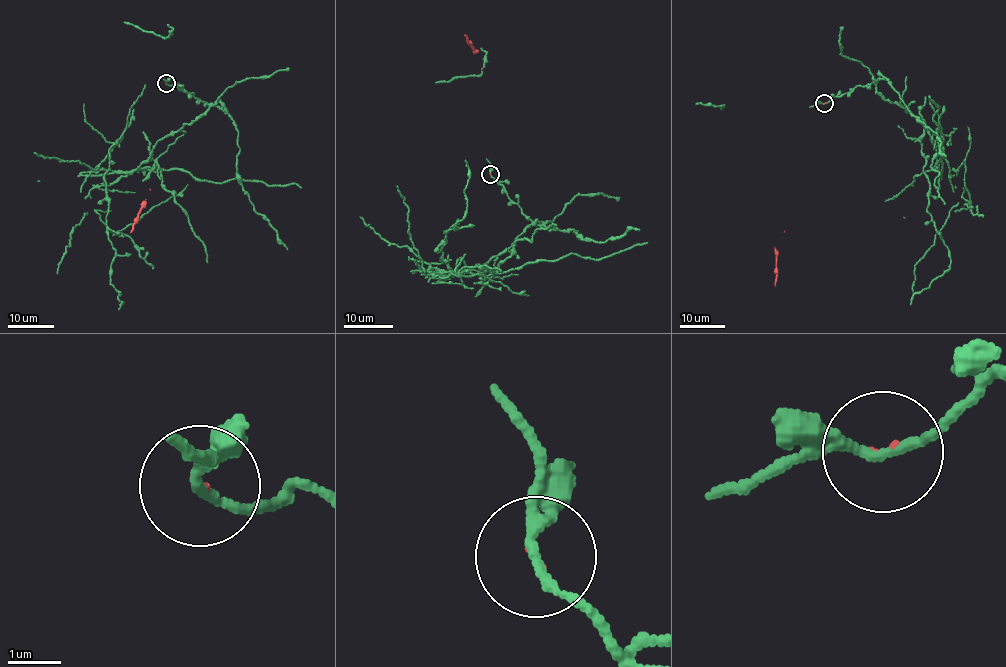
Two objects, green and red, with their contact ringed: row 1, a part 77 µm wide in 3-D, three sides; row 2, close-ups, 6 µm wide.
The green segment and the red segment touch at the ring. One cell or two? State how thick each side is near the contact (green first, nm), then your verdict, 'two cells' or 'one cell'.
calibres 180 and 50 nm; two cells

